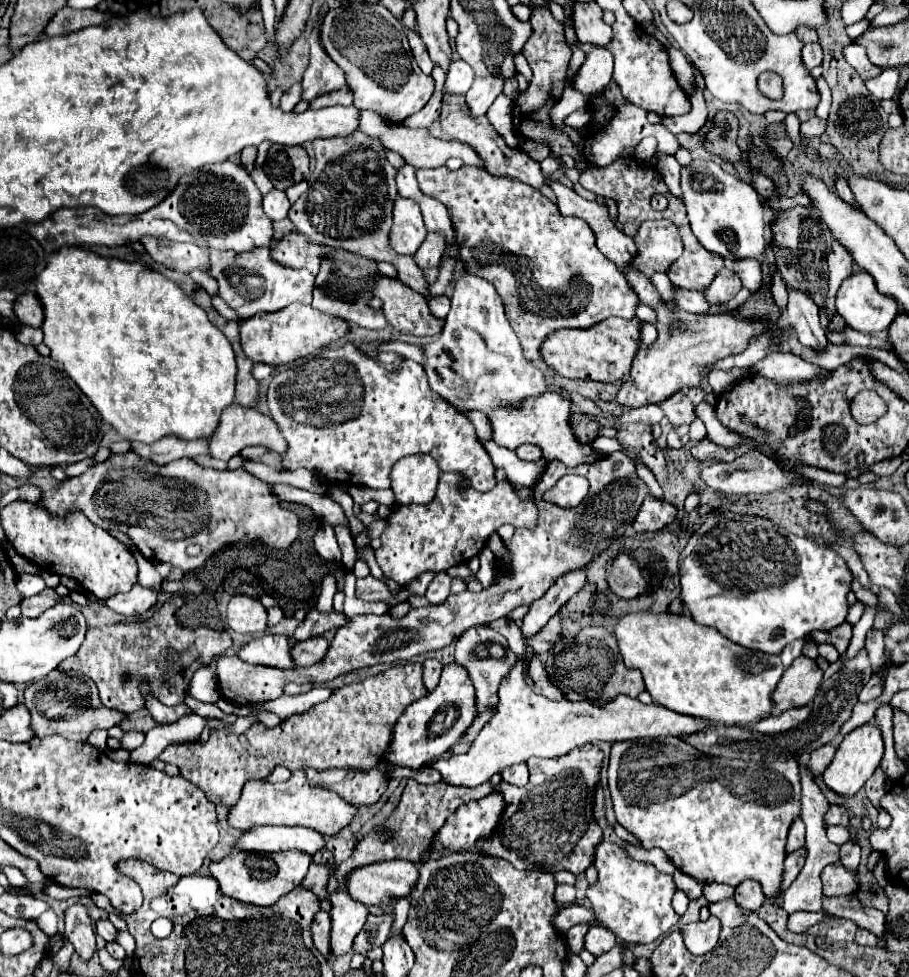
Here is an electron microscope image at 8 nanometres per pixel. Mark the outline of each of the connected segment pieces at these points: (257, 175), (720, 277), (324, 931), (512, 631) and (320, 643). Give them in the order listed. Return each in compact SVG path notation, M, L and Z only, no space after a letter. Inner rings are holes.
M262 167L254 168L250 173L250 176L256 183L261 194L267 194L274 188L271 180L269 180L269 177L267 176L267 174L265 174L265 171Z
M723 268L723 270L715 276L711 288L707 288L705 294L707 294L707 300L709 300L711 304L729 302L729 300L739 292L739 288L741 288L739 276L735 276L735 272L731 272L729 268Z
M319 910L313 918L313 924L311 924L311 936L313 936L315 948L323 956L329 956L329 932L331 932L329 914L325 910Z
M499 618L499 620L495 620L495 622L487 624L487 626L493 628L493 630L497 630L499 634L503 634L503 636L507 638L511 650L513 650L517 656L523 656L523 654L525 654L525 644L523 644L521 630L519 630L519 626L515 626L513 620L509 620L509 618Z
M313 636L313 638L307 638L307 640L293 640L293 646L291 646L291 658L297 666L311 666L319 660L323 660L325 652L327 652L327 640L323 636Z

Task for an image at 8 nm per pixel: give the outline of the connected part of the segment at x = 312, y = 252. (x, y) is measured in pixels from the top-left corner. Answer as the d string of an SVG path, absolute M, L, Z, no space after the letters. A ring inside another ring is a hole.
M299 232L287 234L271 248L271 258L287 268L307 268L311 274L317 274L323 250L319 244L309 242Z

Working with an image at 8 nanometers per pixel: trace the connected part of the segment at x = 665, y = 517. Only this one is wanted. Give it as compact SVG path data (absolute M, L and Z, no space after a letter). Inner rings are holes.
M649 494L649 496L645 496L645 500L641 504L641 510L635 518L633 528L637 532L659 532L667 524L675 522L677 514L679 514L679 510L673 504Z

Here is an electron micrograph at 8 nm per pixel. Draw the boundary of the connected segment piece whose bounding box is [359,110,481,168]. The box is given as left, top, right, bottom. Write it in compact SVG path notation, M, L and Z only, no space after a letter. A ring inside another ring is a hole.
M363 110L361 112L361 126L359 126L359 130L367 132L369 136L379 136L383 140L383 144L387 144L389 150L399 152L407 160L407 164L411 164L413 168L439 168L439 166L443 166L453 156L461 158L467 166L481 166L479 164L479 156L475 156L475 150L473 148L467 148L467 144L453 142L453 140L433 138L427 128L415 128L415 130L413 128L407 128L407 126L389 128L385 124L385 120L381 120L379 114L369 112L369 110Z

